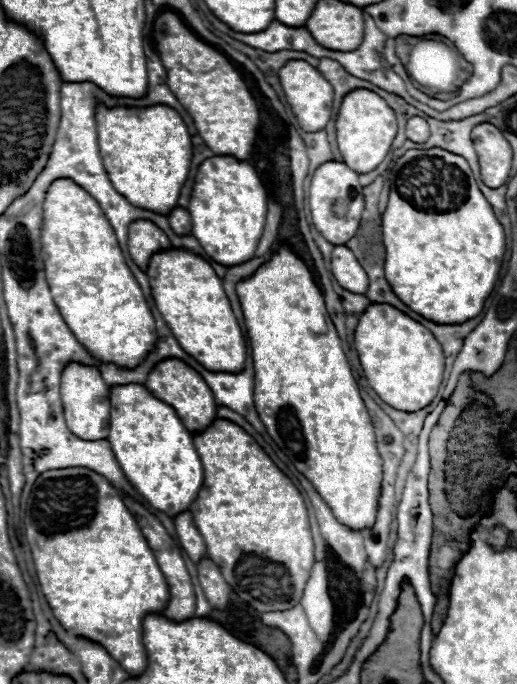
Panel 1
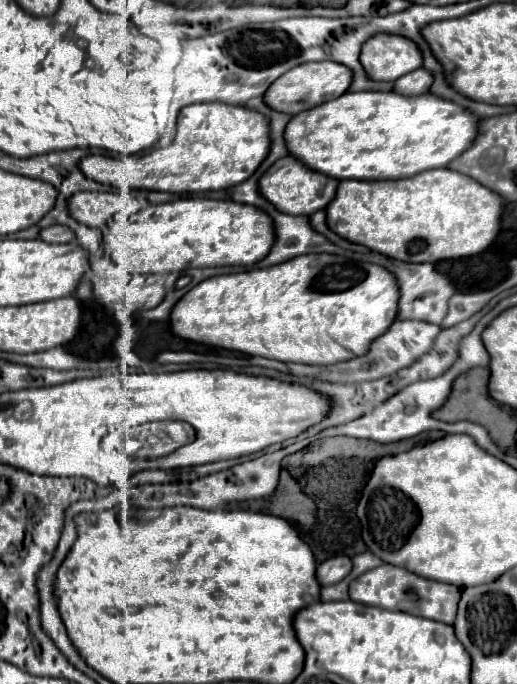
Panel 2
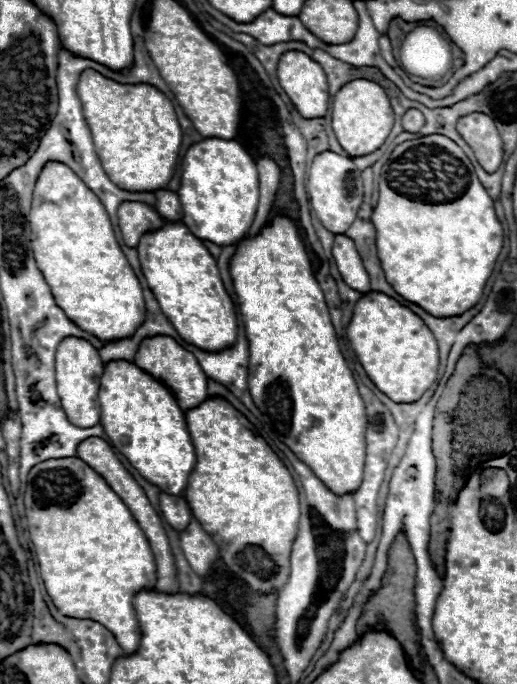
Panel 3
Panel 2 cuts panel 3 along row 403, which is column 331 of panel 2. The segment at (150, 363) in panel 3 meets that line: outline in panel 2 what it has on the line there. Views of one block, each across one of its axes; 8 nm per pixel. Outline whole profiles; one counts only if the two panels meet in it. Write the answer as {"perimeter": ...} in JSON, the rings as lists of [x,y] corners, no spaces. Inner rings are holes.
{"perimeter":[[[284,156],[282,160],[278,160],[262,178],[260,178],[260,194],[264,198],[268,198],[278,210],[286,212],[286,214],[294,214],[294,216],[310,216],[318,210],[324,210],[336,196],[336,188],[338,188],[340,180],[330,178],[326,174],[320,174],[312,168],[308,168],[306,164],[302,164],[298,158],[294,156]]]}

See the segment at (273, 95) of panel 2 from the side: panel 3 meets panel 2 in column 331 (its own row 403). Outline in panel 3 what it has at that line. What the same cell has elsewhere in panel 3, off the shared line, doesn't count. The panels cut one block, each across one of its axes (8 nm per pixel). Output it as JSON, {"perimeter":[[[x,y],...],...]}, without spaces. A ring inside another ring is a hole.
{"perimeter":[[[66,338],[56,350],[56,382],[58,396],[62,400],[62,408],[72,420],[72,424],[80,428],[92,428],[100,422],[100,402],[96,400],[96,392],[100,388],[100,376],[104,372],[104,362],[98,356],[98,350],[82,340],[82,338]]]}

